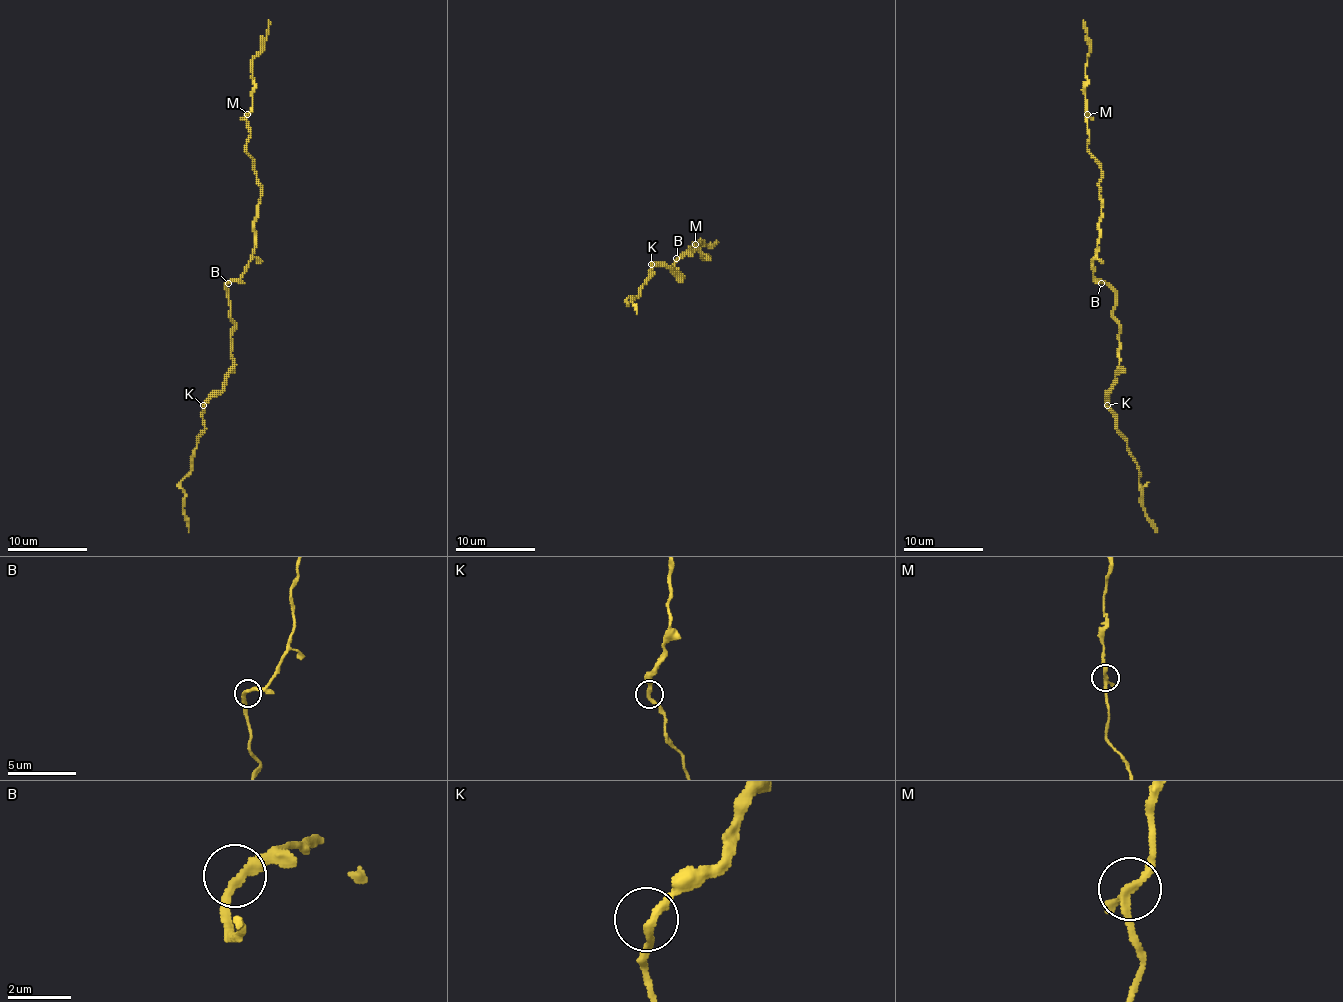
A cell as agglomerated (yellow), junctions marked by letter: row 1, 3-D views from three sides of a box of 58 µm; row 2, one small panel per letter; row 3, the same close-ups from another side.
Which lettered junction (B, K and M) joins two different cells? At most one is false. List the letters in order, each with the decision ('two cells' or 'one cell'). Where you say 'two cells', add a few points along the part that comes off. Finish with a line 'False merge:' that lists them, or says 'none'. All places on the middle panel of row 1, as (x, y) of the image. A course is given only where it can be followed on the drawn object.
B: one cell
K: one cell
M: one cell
False merge: none

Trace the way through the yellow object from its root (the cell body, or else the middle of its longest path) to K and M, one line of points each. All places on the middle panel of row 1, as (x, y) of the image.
K: (678, 260), (674, 270), (682, 276), (665, 266), (651, 264)
M: (678, 260), (690, 250), (698, 250), (704, 258), (708, 256), (702, 258), (694, 246), (698, 244), (694, 244)

